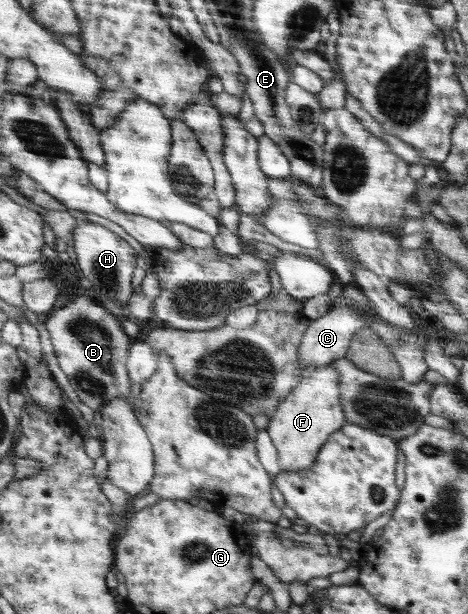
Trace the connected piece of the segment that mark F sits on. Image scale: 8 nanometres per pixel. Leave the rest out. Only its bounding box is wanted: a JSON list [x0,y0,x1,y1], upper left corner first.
[267,364,347,471]

